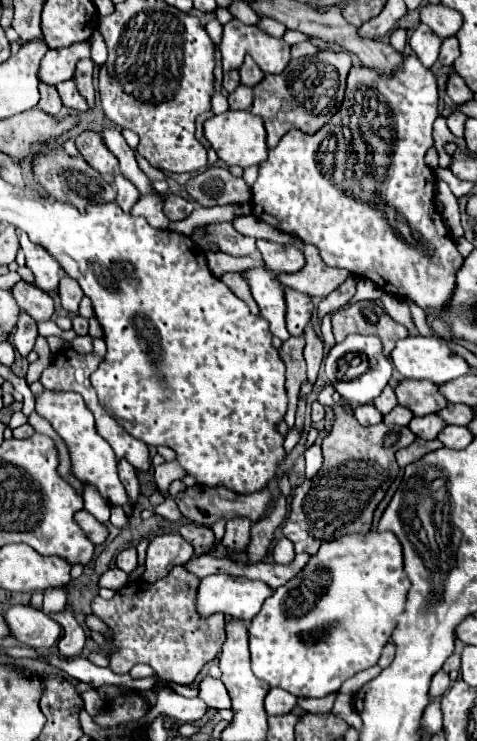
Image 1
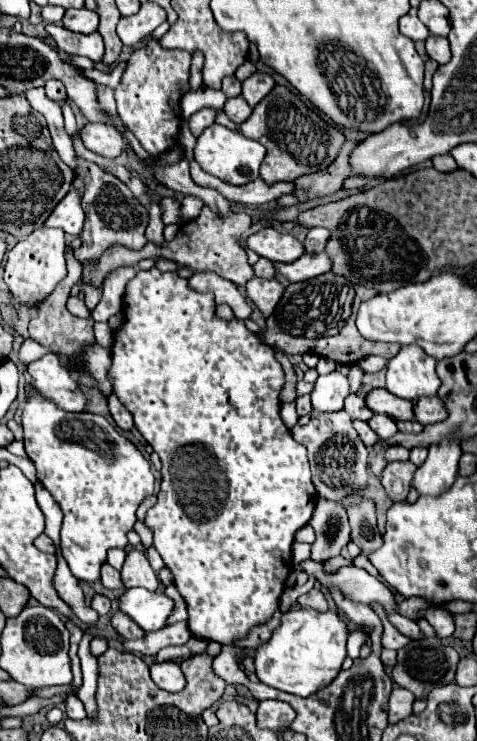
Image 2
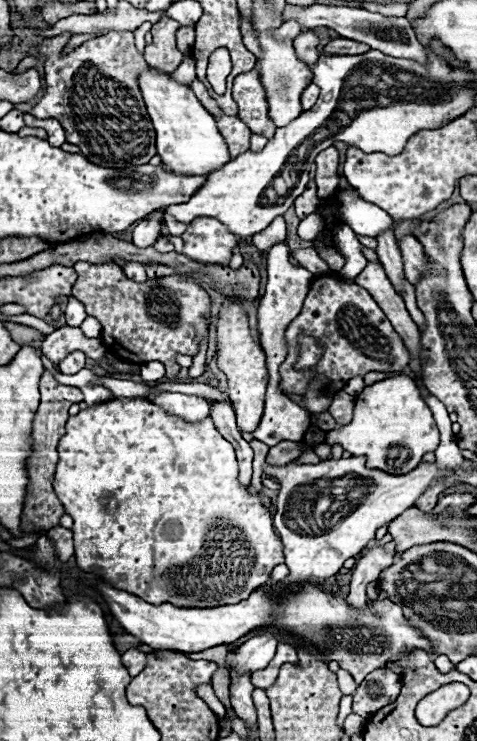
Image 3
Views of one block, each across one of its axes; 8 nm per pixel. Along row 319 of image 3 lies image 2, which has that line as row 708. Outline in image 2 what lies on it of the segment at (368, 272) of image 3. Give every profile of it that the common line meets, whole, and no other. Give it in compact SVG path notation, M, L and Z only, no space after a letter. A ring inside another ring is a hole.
M394 688L388 700L388 724L396 724L412 714L412 702L414 696L406 692L404 688Z

